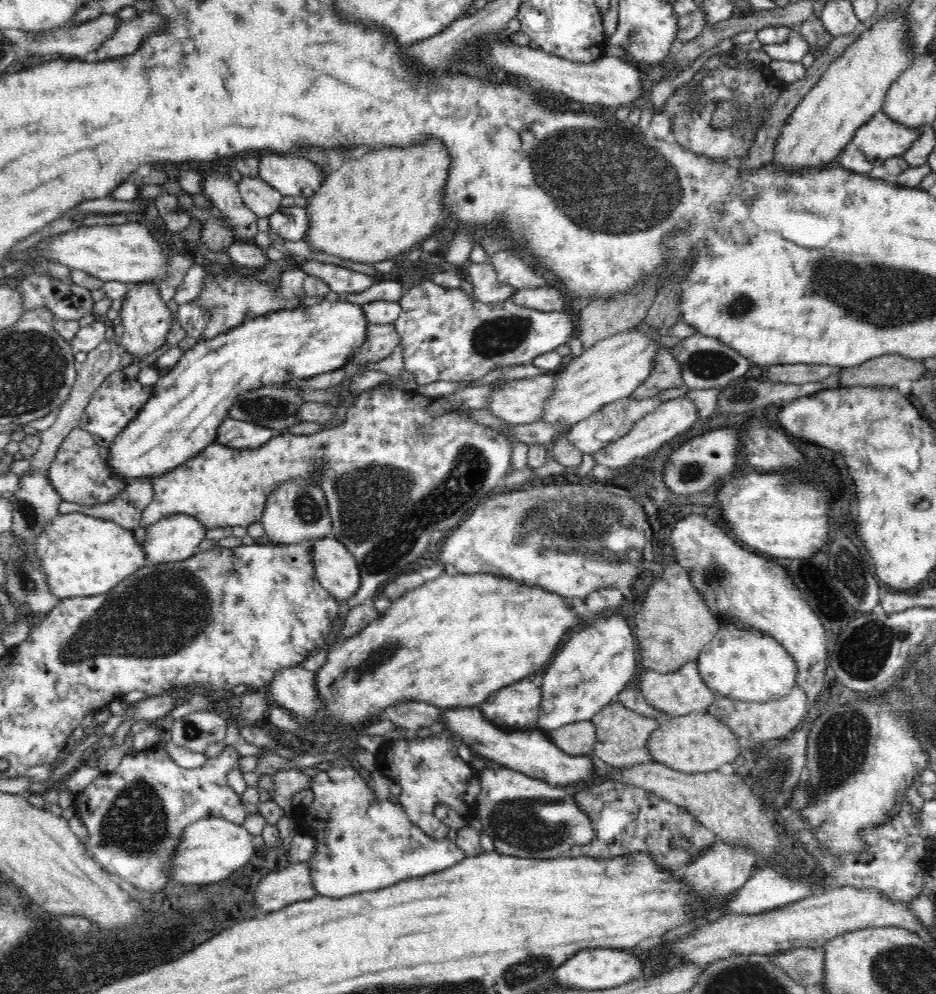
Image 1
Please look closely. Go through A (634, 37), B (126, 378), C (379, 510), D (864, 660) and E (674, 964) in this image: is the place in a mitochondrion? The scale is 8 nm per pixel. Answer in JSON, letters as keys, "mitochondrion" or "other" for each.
{"A":"mitochondrion","B":"other","C":"mitochondrion","D":"mitochondrion","E":"other"}

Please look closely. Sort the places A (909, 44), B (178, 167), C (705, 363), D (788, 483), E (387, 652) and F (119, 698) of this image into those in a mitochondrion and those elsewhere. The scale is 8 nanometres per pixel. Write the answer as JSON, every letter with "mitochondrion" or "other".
{"A":"other","B":"other","C":"mitochondrion","D":"mitochondrion","E":"mitochondrion","F":"other"}

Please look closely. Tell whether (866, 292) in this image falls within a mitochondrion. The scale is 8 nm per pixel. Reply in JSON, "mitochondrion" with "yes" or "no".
{"mitochondrion":"yes"}

